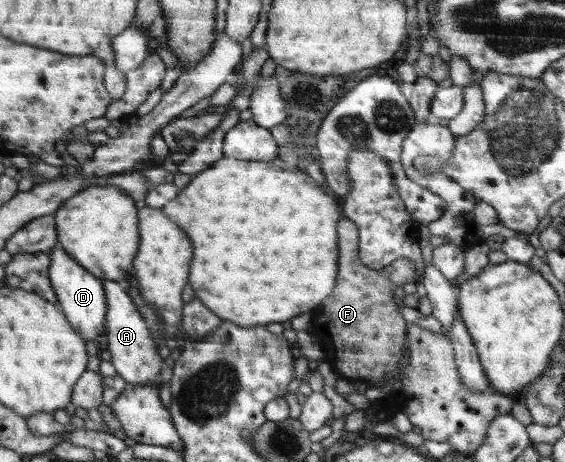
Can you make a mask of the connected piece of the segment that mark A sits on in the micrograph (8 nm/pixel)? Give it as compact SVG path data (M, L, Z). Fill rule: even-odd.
M112 280L103 281L107 296L107 315L106 315L106 340L102 347L107 348L112 355L110 362L114 365L117 374L119 374L126 383L133 385L144 385L146 383L158 383L162 386L162 378L158 378L160 372L160 362L162 357L156 354L154 350L154 340L148 330L148 326L142 320L142 314L138 314L136 306L132 304L130 296L120 288L118 282Z

